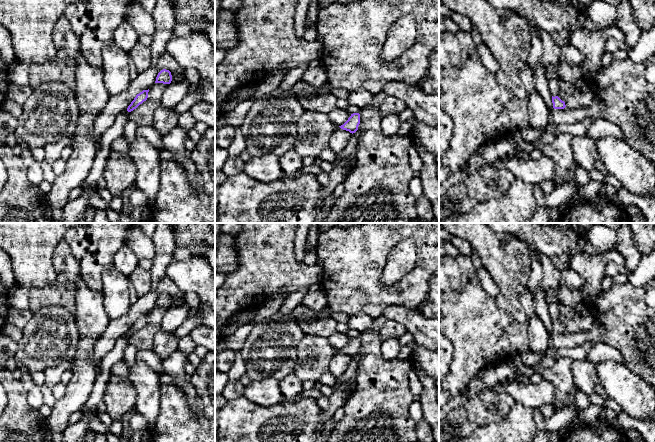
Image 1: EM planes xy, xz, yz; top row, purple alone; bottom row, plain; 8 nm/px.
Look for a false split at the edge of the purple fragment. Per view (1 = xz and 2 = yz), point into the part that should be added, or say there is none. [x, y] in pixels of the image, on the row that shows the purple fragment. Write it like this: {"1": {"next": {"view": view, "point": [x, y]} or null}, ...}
{"1": {"next": null}, "2": {"next": null}}

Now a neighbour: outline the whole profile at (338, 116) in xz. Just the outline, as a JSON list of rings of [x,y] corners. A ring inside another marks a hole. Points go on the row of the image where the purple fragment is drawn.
[[[336,108],[330,113],[328,113],[330,121],[337,127],[343,125],[350,116],[351,114],[347,112],[345,109],[339,109],[339,108]]]

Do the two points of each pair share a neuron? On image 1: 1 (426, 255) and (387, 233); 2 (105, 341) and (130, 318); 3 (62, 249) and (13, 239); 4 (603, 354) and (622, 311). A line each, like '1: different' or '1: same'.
1: same
2: same
3: different
4: different

